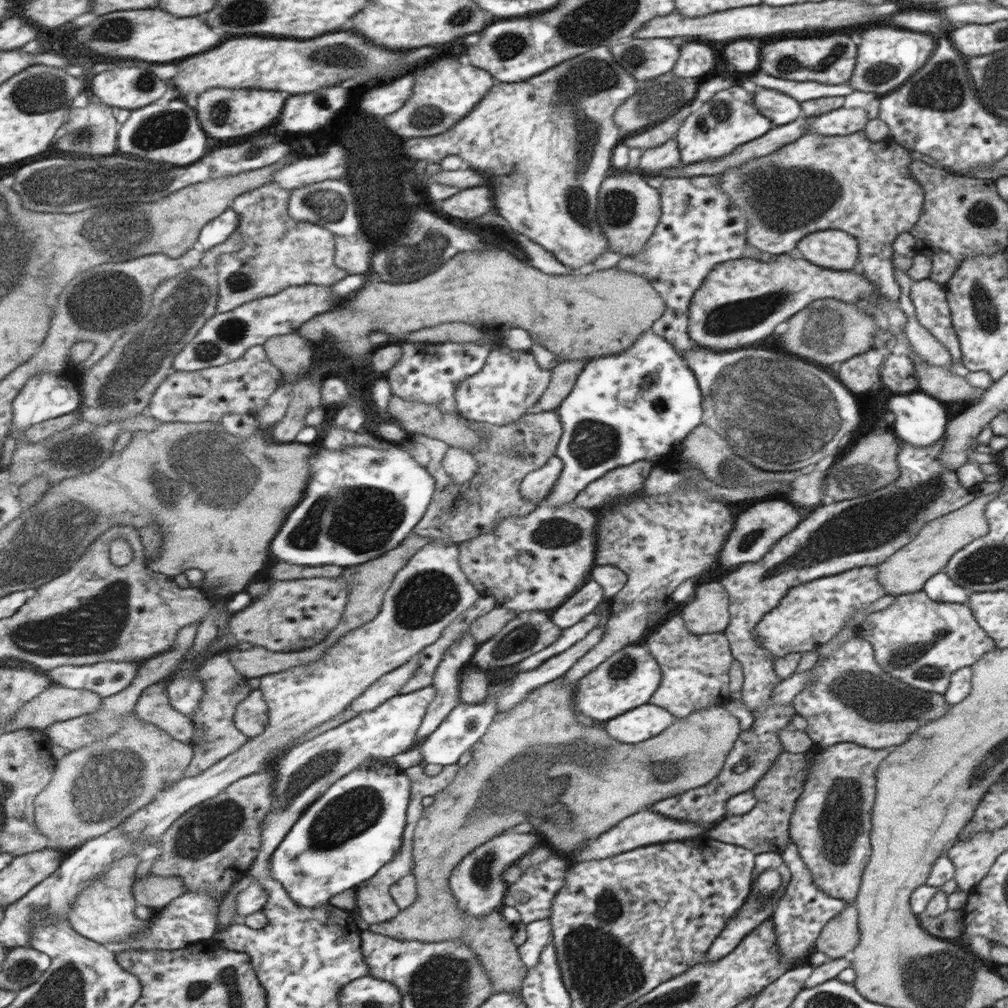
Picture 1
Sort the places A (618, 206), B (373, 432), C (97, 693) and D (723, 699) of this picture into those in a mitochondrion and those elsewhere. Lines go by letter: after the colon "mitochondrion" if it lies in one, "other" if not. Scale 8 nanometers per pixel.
A: mitochondrion
B: other
C: other
D: other

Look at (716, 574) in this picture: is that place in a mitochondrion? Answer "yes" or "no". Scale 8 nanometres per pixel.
no

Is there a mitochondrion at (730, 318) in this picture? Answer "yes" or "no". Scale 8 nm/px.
yes

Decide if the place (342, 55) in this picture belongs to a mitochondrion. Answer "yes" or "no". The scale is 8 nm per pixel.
yes

